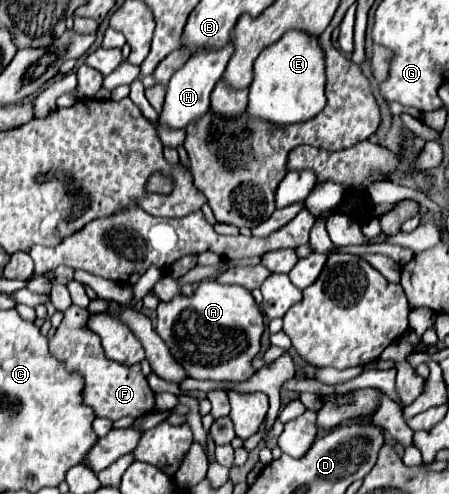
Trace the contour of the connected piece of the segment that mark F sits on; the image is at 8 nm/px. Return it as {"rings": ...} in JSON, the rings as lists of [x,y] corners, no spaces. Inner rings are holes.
{"rings":[[[70,305],[70,309],[64,311],[64,319],[60,327],[56,329],[54,337],[50,337],[50,353],[58,361],[64,363],[64,367],[70,373],[80,373],[86,379],[84,385],[84,403],[94,409],[98,417],[106,419],[120,419],[120,417],[142,417],[154,409],[154,391],[148,387],[146,377],[140,371],[140,365],[122,365],[118,361],[110,361],[104,355],[104,349],[100,345],[100,337],[88,329],[88,311]],[[66,331],[66,333],[64,333]],[[64,343],[78,343],[78,345],[64,345]]]}

